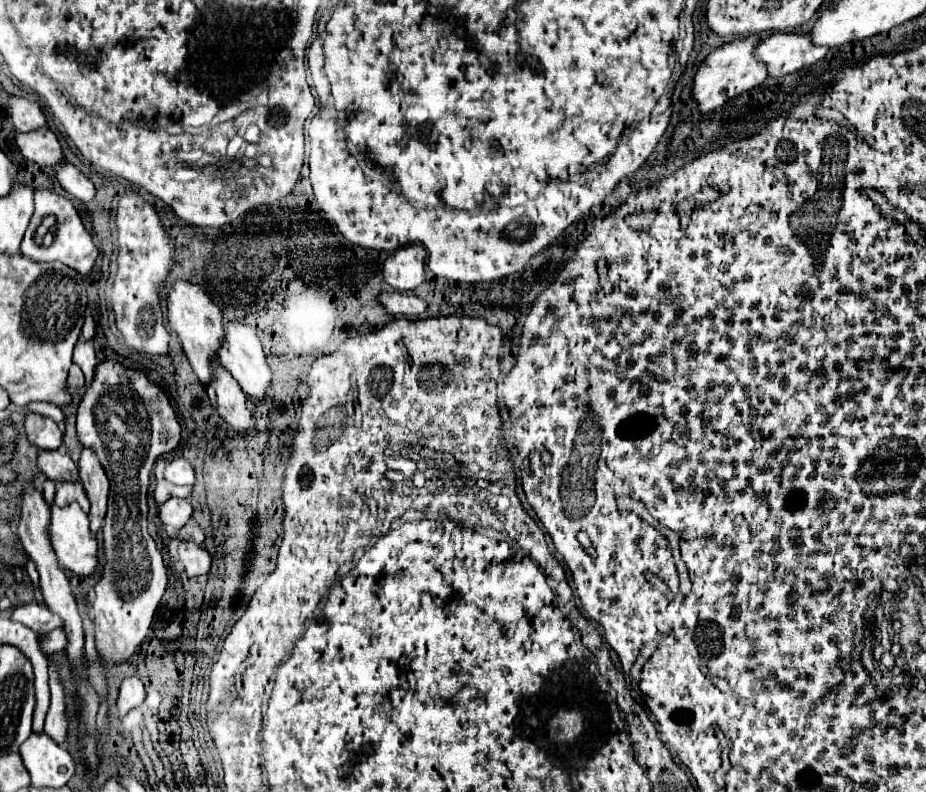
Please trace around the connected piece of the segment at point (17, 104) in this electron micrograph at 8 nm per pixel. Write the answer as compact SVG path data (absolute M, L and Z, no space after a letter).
M10 97L8 115L18 133L28 133L28 131L36 131L36 127L46 127L46 117L40 111L40 105L30 99Z

